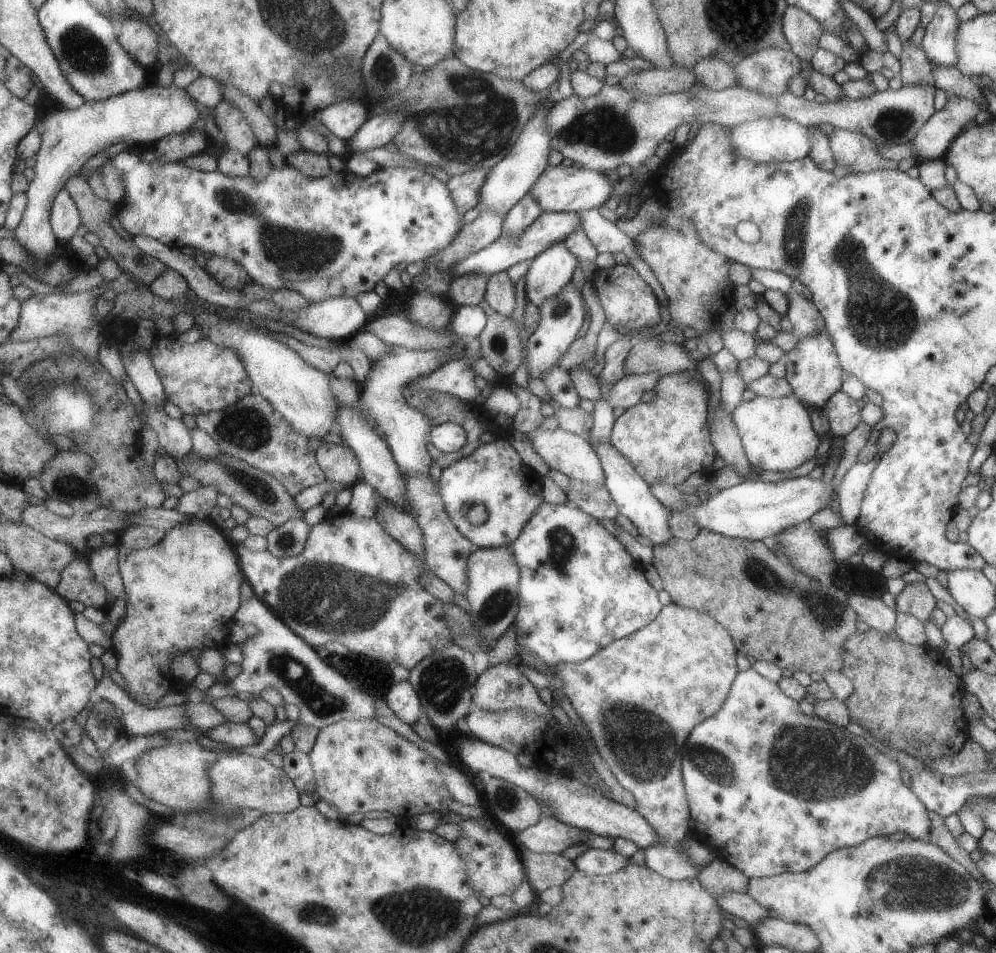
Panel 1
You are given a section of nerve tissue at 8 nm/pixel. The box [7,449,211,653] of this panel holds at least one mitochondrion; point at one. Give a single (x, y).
(70, 486)

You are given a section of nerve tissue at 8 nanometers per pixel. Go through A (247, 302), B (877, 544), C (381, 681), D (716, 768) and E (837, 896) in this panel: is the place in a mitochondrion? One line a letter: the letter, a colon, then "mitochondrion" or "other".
A: other
B: other
C: other
D: mitochondrion
E: other

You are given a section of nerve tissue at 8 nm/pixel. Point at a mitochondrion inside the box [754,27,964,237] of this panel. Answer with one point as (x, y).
(891, 124)

